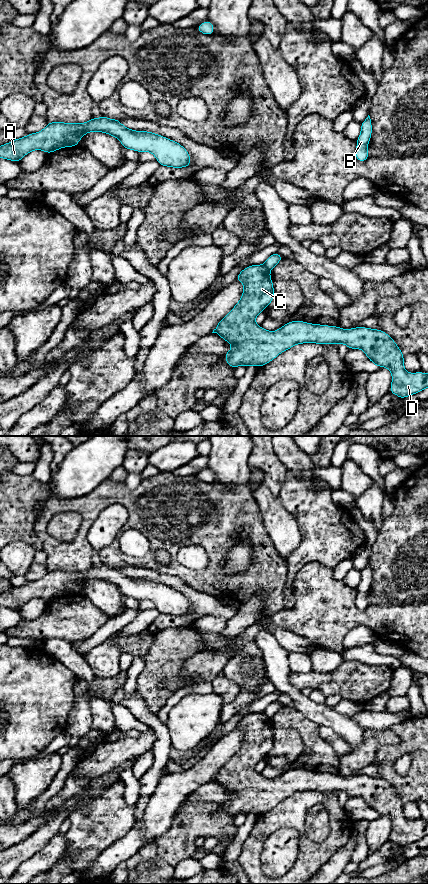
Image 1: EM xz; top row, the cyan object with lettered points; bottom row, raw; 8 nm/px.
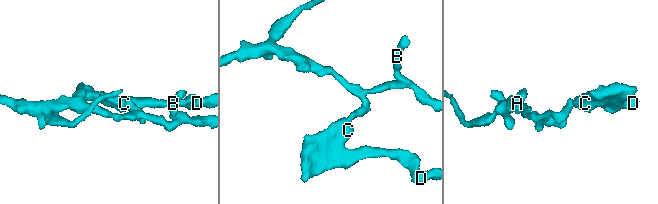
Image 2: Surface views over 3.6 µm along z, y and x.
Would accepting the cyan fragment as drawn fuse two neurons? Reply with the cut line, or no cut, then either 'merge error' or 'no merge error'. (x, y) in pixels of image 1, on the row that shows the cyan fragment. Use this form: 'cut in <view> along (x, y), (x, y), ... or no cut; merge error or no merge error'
cut in xz along (263, 265), (269, 270); merge error

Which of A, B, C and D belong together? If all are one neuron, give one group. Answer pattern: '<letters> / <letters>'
A B / C D

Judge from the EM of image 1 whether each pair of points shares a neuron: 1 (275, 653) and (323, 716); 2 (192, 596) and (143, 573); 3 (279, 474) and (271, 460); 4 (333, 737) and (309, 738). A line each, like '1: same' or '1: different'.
1: same
2: same
3: same
4: different

